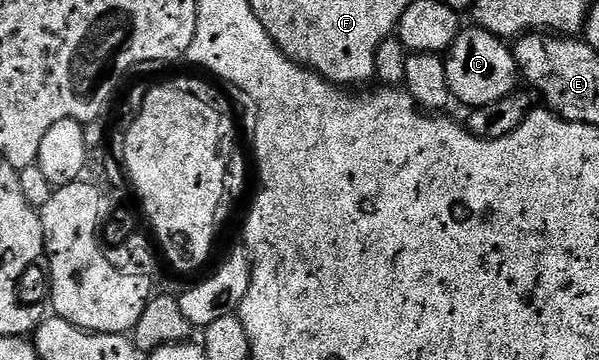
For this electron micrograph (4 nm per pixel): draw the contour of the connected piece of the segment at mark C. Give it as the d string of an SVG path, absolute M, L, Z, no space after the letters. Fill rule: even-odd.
M478 24L460 29L453 44L445 51L447 75L452 99L464 102L467 108L488 106L505 96L516 93L521 75L512 47L498 34L491 34Z

